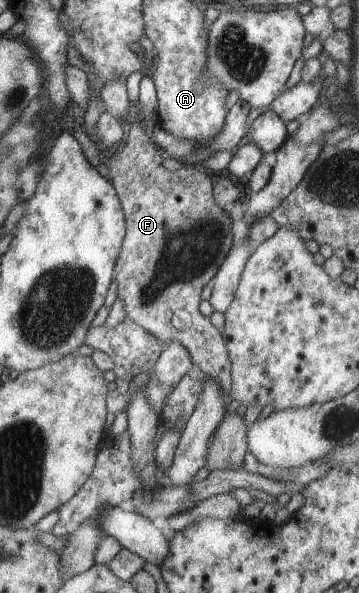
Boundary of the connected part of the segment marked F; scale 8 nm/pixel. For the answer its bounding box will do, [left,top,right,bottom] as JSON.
[104,120,254,404]

